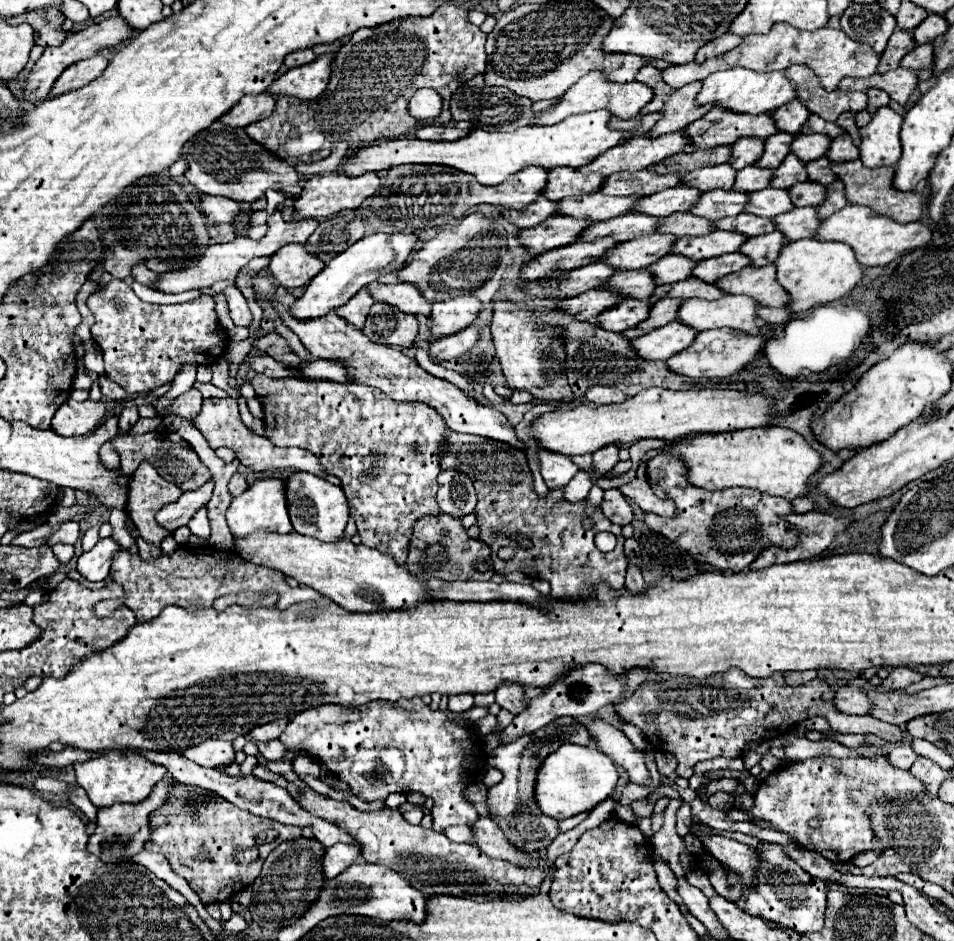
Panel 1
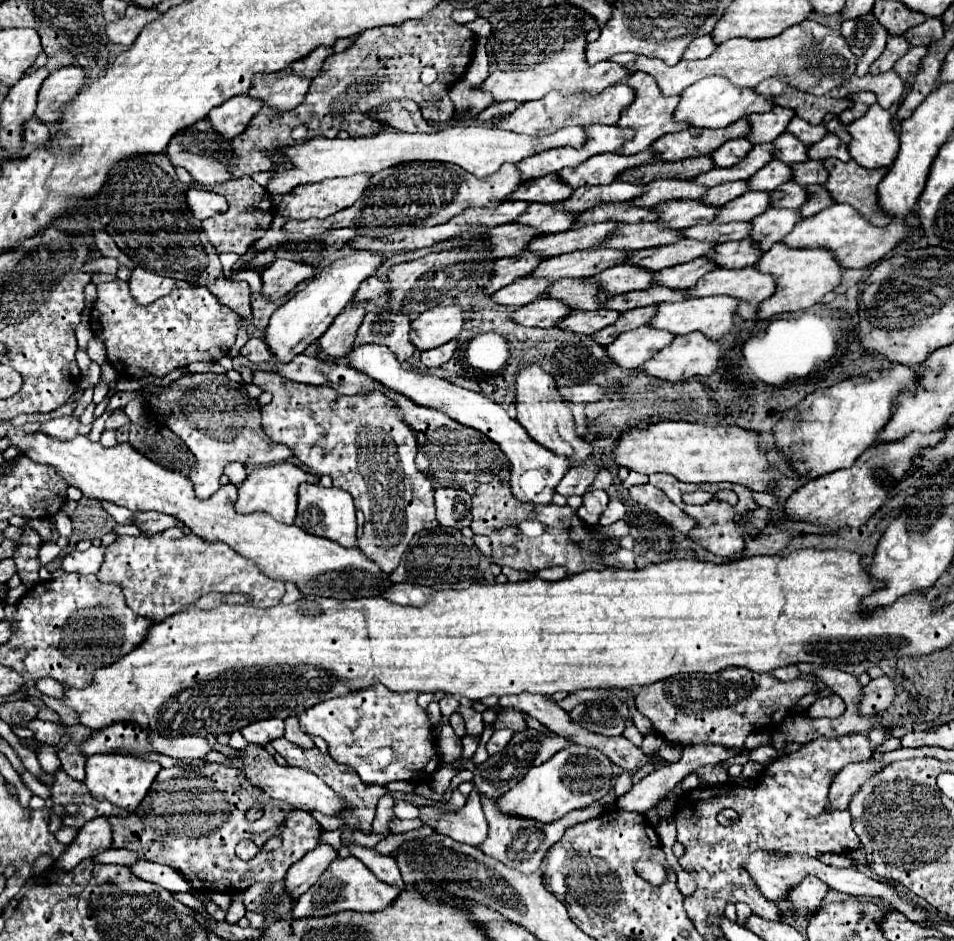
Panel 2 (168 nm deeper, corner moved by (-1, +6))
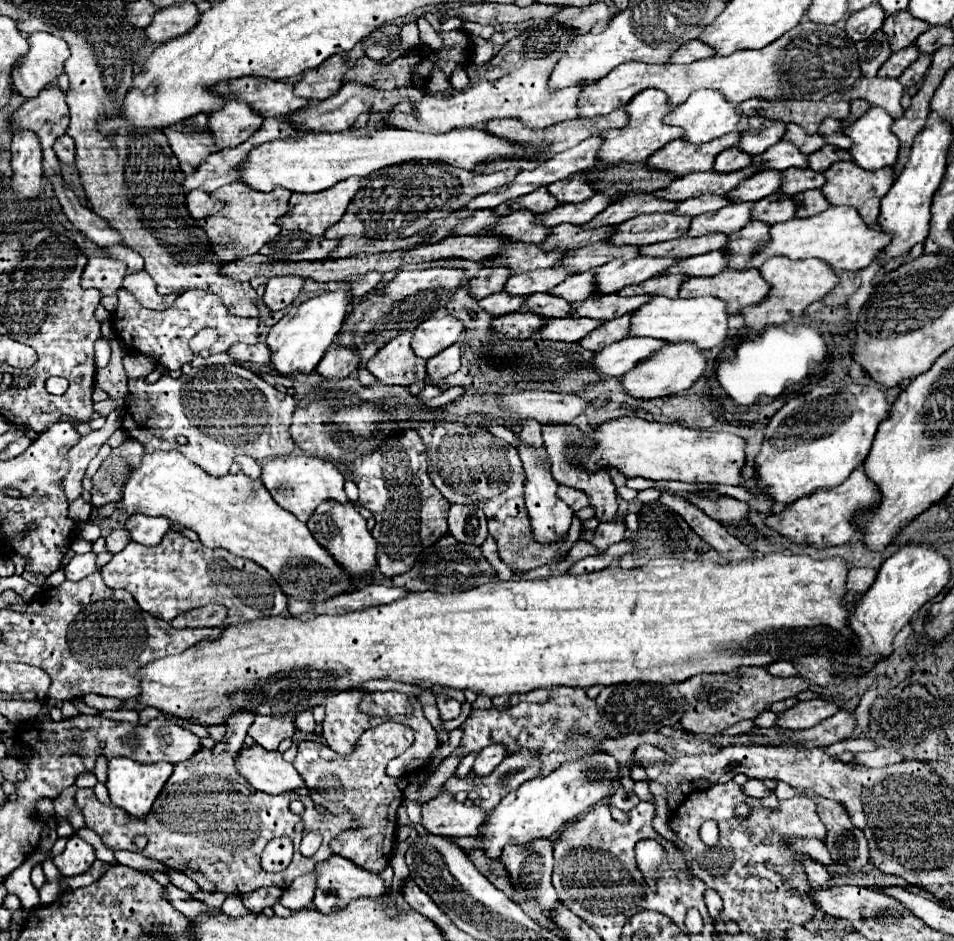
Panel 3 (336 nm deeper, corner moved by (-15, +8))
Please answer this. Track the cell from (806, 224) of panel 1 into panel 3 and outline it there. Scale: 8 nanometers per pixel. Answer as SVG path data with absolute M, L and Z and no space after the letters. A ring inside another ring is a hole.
M753 220L739 232L727 236L727 240L731 240L731 244L727 244L727 252L731 252L731 264L727 264L727 268L731 270L743 268L743 264L749 262L751 256L755 254L757 244L769 238L769 228L771 226Z

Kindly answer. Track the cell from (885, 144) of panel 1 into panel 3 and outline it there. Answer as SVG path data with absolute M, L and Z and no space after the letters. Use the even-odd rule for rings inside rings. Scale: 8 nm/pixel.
M869 108L861 118L845 128L853 144L849 154L853 162L869 172L893 166L899 152L899 140L891 134L893 118L883 108Z

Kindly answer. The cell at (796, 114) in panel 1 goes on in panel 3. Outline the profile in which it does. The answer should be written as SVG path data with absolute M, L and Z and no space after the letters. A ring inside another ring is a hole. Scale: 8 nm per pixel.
M763 120L763 124L753 132L743 132L741 140L735 148L739 148L741 152L747 152L751 156L765 152L769 146L777 144L783 138L785 132L785 124L777 122L777 120Z

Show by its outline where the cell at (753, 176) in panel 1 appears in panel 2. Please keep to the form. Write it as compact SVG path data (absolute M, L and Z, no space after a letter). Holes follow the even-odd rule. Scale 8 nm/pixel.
M737 180L737 182L725 182L719 186L709 188L709 192L705 194L705 202L715 204L715 206L723 206L729 200L745 194L749 190L749 182L747 180Z

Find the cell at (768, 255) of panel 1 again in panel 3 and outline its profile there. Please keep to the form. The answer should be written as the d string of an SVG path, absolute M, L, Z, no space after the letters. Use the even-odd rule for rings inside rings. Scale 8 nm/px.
M713 250L701 256L691 256L679 260L675 268L667 268L663 274L687 274L687 276L715 276L723 268L727 268L727 254L723 250Z

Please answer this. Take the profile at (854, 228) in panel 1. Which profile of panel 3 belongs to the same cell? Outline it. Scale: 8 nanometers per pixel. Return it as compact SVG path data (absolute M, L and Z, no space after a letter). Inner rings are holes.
M831 206L821 214L815 214L811 218L791 218L783 224L771 226L771 244L751 260L751 264L745 264L743 270L749 268L761 268L761 264L771 256L787 256L791 260L805 260L805 258L819 258L831 268L839 270L851 270L857 272L861 268L867 268L877 252L881 252L891 242L891 236L881 230L871 230L861 220L859 212L853 206Z

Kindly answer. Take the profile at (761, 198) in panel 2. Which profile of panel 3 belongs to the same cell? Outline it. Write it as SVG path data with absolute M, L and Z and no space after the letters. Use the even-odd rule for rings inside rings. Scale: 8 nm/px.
M741 202L741 204L727 204L727 208L721 208L717 212L707 212L703 216L695 216L691 220L691 228L685 232L685 236L705 236L711 232L723 232L733 234L747 226L751 220L751 208L753 202Z

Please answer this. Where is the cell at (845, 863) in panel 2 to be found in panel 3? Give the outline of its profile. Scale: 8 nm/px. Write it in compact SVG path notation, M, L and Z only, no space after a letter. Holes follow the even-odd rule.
M787 840L787 846L793 850L793 852L799 852L799 854L807 854L811 856L813 860L819 860L819 864L833 864L831 860L831 854L827 852L825 844L821 840Z

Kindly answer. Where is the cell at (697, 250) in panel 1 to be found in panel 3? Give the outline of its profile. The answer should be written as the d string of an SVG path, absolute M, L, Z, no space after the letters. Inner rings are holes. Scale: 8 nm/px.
M637 256L633 260L613 260L605 266L599 266L593 270L595 286L599 288L599 294L613 294L629 284L641 284L653 276L659 276L669 266L677 264L677 258L649 258L649 256Z

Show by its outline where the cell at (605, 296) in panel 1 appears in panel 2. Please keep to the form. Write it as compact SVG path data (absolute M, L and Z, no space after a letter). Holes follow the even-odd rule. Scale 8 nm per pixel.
M539 298L527 306L513 310L511 318L515 322L521 322L523 326L549 328L559 324L567 314L571 314L571 308L565 302L553 300L553 298Z

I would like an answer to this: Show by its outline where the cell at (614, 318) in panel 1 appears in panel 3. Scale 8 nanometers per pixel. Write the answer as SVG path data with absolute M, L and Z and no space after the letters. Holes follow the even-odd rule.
M559 318L559 320L547 320L543 328L539 330L541 340L557 340L557 342L577 342L597 326L601 326L601 320L593 318Z

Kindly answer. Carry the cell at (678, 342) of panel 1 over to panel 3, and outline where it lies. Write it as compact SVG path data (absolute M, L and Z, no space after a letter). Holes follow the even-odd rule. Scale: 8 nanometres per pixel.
M625 338L603 348L601 352L595 352L591 364L601 376L621 378L625 372L635 368L635 364L647 360L647 356L651 356L661 346L665 346L665 342L657 338Z

